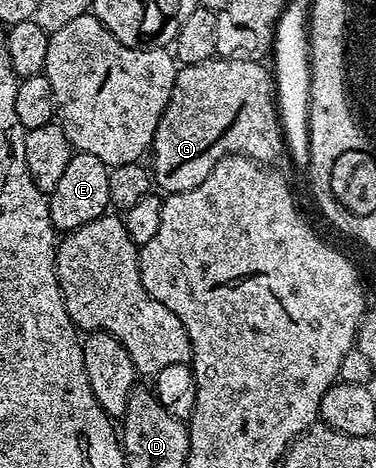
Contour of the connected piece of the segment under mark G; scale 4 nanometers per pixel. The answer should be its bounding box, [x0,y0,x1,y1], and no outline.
[150,56,285,195]

